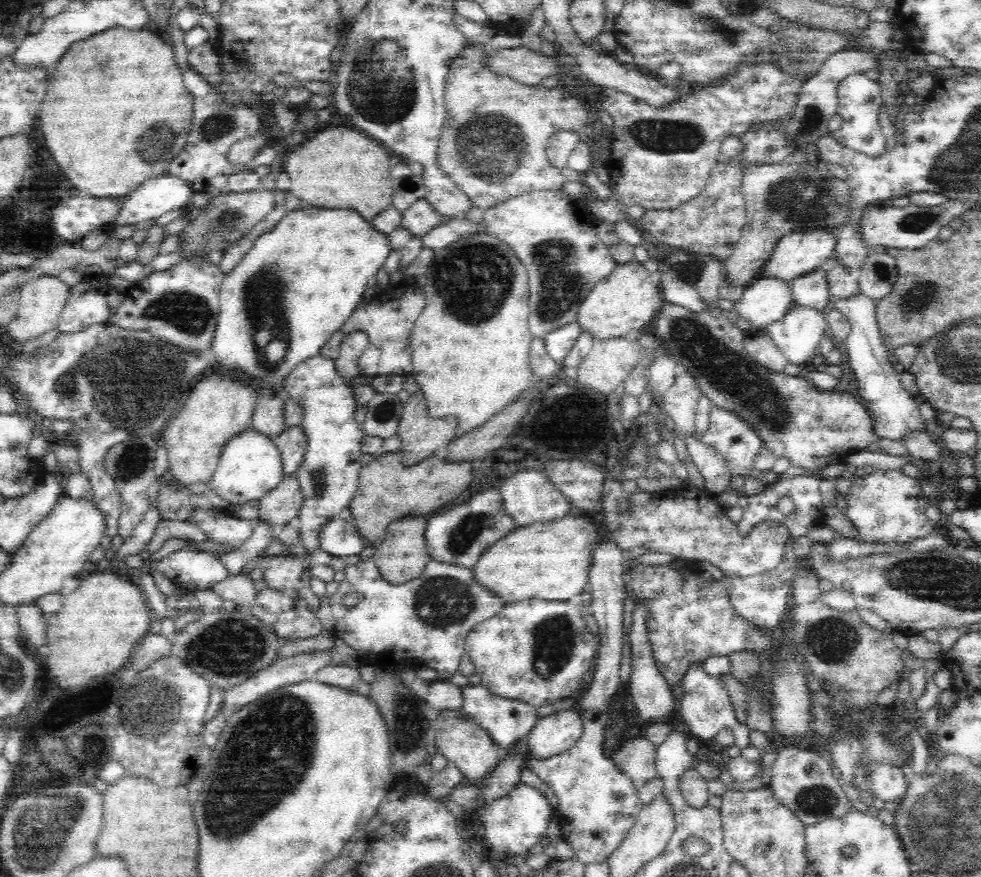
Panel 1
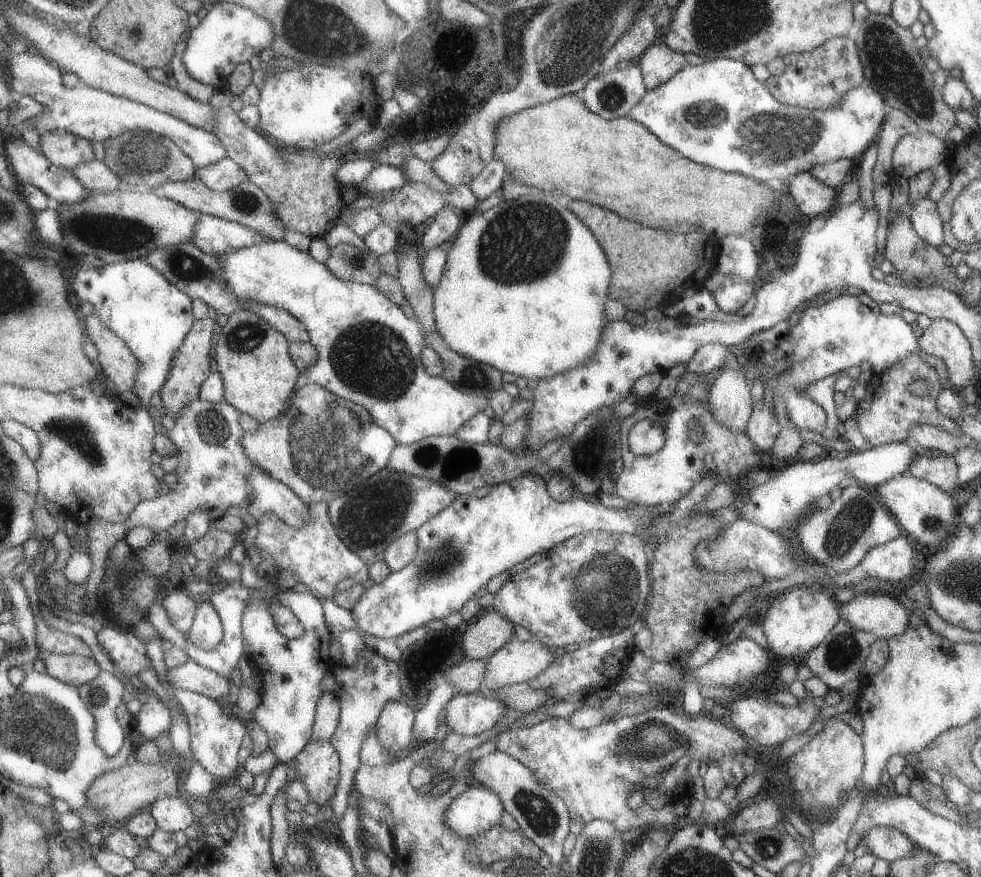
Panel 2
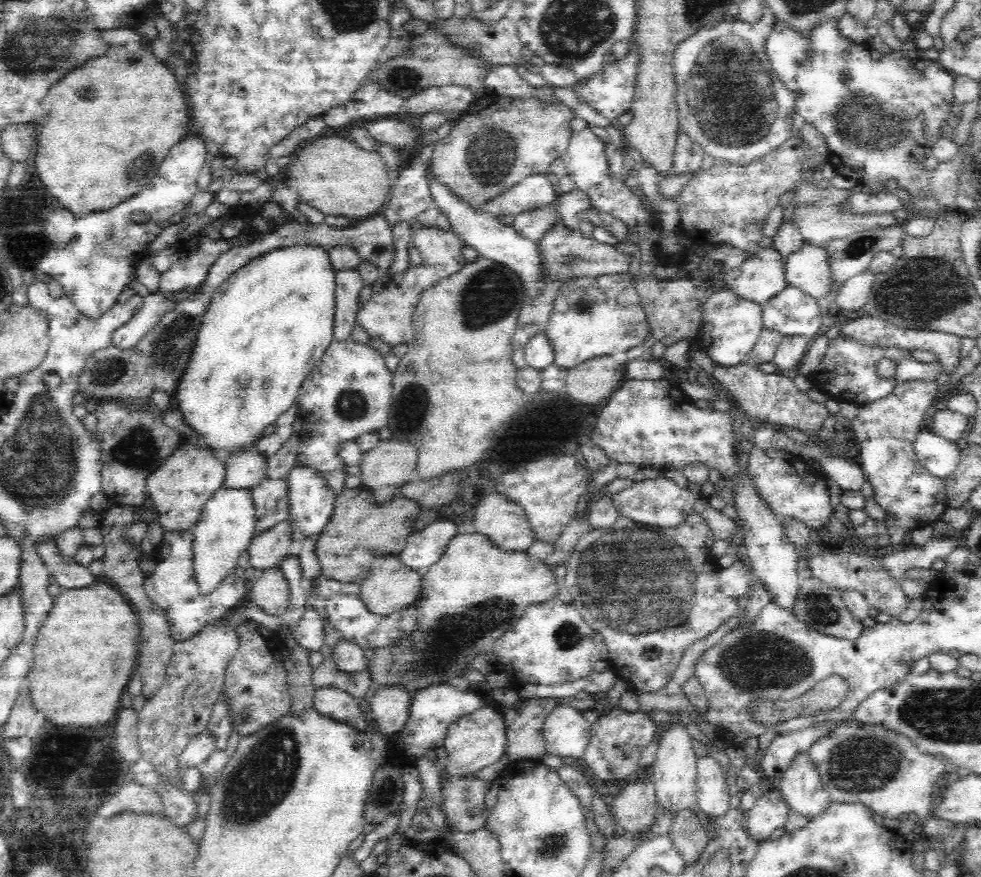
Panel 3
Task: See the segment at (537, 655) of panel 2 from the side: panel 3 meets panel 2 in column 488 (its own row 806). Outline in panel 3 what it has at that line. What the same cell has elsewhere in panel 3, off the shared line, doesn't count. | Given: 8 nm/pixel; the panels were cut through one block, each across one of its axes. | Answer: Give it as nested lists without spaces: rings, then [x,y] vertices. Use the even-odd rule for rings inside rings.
[[[680,722],[672,726],[674,728],[668,728],[660,736],[656,761],[647,772],[654,783],[658,811],[677,814],[684,809],[696,810],[696,776],[699,758],[696,758],[692,750],[690,744],[692,738],[686,732],[686,728],[682,728]]]

